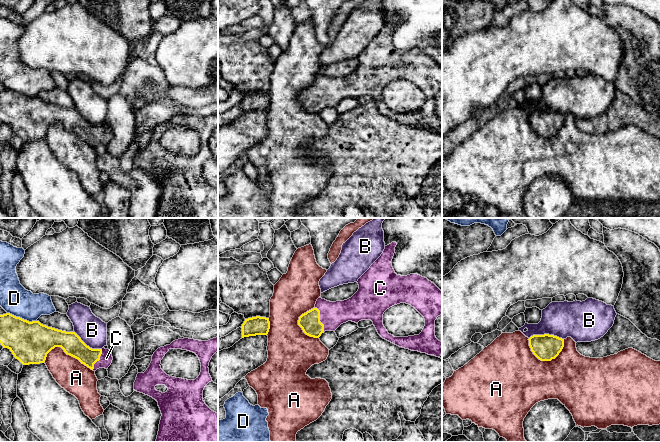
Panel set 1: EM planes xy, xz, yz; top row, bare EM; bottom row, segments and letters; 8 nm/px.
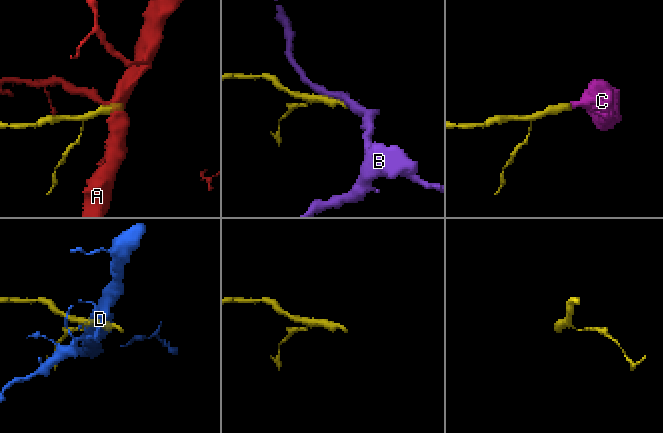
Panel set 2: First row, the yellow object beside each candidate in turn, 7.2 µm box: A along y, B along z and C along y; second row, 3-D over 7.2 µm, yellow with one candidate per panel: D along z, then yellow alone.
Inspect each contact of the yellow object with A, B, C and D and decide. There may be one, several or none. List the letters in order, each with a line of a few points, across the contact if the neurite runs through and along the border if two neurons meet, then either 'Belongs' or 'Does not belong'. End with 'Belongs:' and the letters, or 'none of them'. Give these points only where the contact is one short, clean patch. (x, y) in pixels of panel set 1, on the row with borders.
A: Does not belong
B: Line: yz (529, 337), (553, 334), (563, 339). Does not belong
C: Line: xz (310, 323), (319, 319), (332, 314). Belongs
D: Does not belong
Belongs: C

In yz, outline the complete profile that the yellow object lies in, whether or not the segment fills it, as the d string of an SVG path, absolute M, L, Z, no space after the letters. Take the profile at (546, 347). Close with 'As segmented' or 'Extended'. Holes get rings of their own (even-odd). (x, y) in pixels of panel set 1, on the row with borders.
M533 335L529 339L533 354L541 361L555 359L564 347L564 339L554 335Z. As segmented

